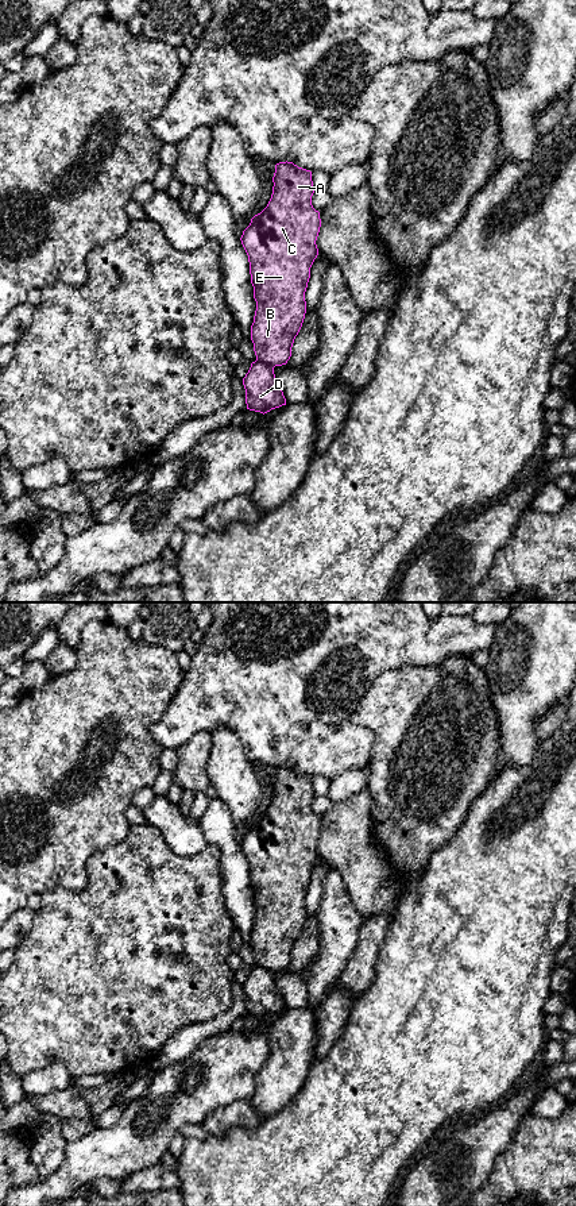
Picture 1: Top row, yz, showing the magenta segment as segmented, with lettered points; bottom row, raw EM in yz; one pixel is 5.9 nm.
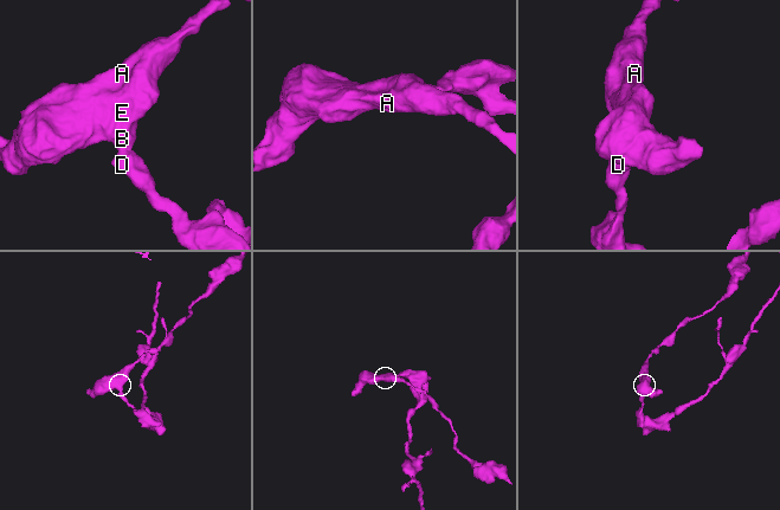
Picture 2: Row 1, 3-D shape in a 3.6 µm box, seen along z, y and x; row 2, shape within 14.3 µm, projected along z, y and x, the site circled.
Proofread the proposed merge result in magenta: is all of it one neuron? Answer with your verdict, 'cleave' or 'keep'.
cleave

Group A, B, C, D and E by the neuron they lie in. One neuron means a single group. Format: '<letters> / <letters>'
A B C E / D

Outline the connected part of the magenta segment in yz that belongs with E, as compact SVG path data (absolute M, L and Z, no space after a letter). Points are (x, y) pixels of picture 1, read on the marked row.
M293 162L275 165L272 194L267 207L251 219L243 231L241 244L248 255L251 284L256 311L251 325L251 340L256 361L275 367L286 365L298 335L305 313L305 292L310 278L310 267L318 255L316 244L321 219L312 205L314 186L312 172Z

